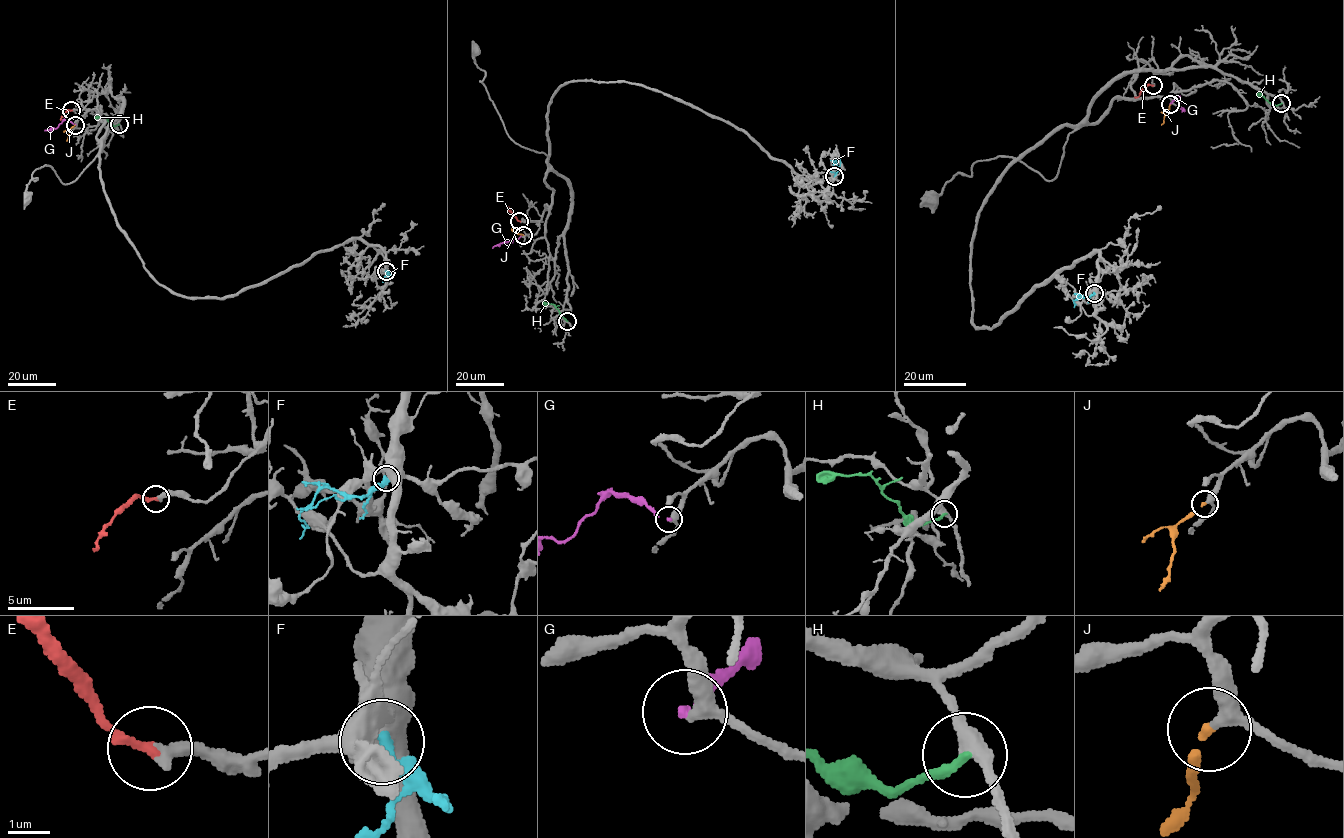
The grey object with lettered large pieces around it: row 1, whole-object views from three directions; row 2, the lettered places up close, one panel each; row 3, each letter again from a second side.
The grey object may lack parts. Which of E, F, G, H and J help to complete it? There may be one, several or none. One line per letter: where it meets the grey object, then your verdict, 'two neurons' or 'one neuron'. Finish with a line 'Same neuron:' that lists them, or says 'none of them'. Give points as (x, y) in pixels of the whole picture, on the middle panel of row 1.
E: (519, 221) | one neuron
F: (834, 176) | two neurons
G: (523, 235) | two neurons
H: (567, 321) | two neurons
J: (523, 235) | one neuron
Same neuron: E, J

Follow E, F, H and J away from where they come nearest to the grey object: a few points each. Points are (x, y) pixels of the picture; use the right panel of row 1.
E: (1152, 85), (1147, 85), (1134, 97)
F: (1094, 292), (1088, 297), (1079, 295), (1074, 307)
H: (1281, 103), (1275, 105), (1257, 94)
J: (1170, 104), (1161, 125)

